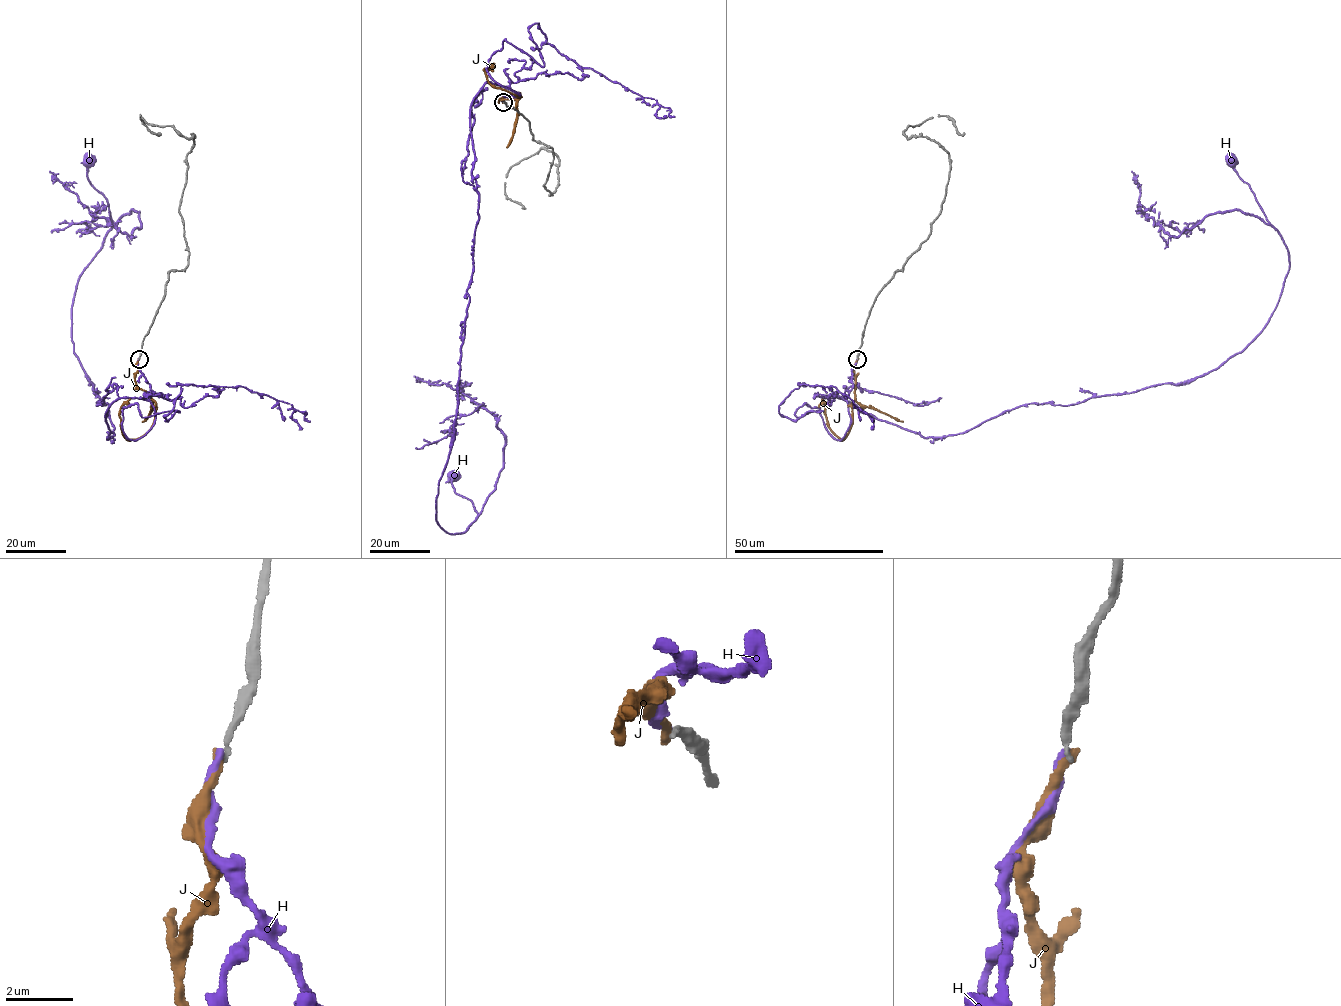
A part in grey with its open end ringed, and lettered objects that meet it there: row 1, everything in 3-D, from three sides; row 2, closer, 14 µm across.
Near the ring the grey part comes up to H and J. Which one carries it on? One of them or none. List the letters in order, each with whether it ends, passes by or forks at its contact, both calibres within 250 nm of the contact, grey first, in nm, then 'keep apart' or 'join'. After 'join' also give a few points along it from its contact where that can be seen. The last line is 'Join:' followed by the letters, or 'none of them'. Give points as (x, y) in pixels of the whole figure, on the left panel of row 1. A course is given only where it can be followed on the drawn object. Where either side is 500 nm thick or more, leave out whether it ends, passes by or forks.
H: it ends | 190/200 nm | keep apart
J: it ends | 190/260 nm | keep apart
Join: none of them

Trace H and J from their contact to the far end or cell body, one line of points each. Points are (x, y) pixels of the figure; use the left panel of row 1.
H: (138, 358), (151, 395), (114, 401), (107, 437), (108, 404), (72, 328), (79, 276), (113, 224), (88, 161)
J: (138, 358), (136, 385), (155, 401), (155, 420), (139, 438), (127, 439), (119, 408), (125, 403), (130, 407)

